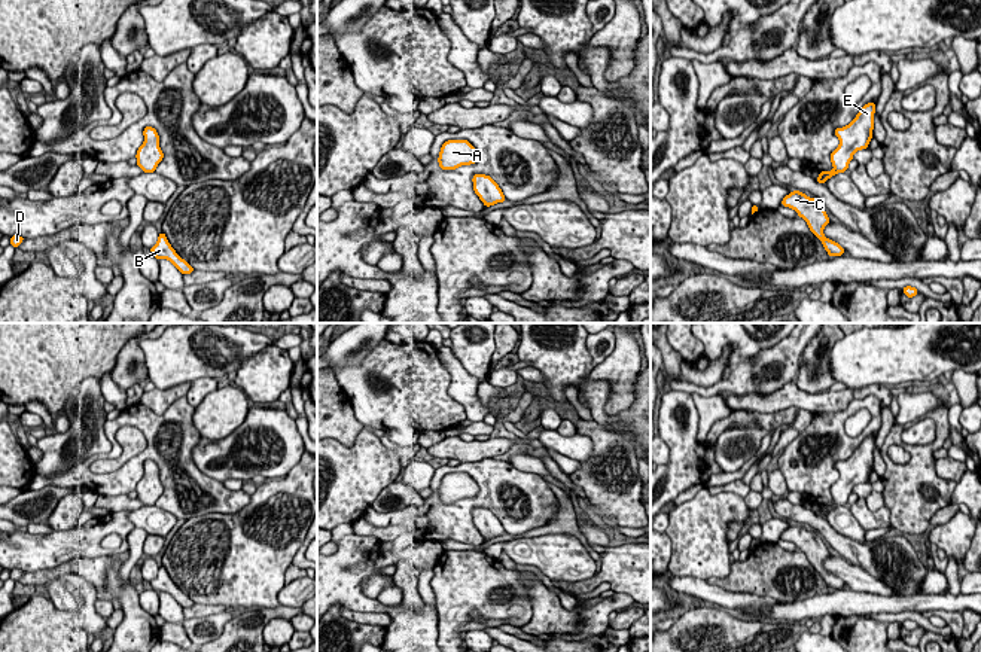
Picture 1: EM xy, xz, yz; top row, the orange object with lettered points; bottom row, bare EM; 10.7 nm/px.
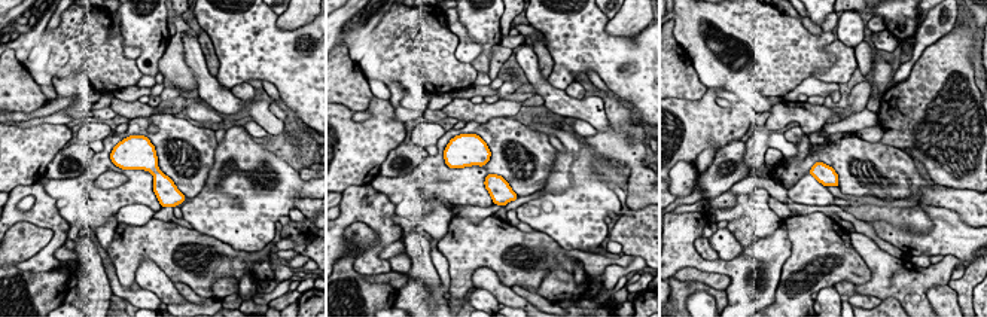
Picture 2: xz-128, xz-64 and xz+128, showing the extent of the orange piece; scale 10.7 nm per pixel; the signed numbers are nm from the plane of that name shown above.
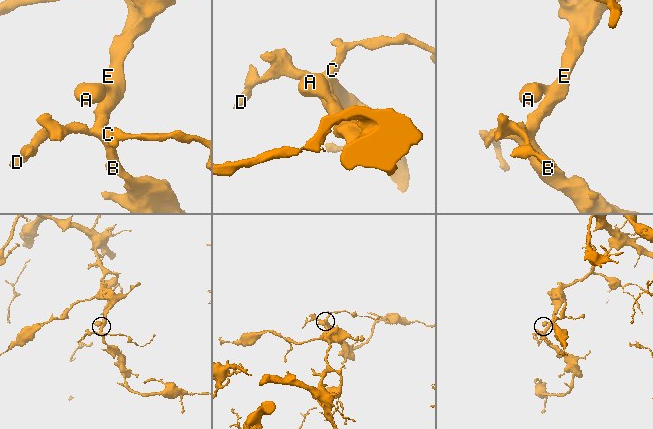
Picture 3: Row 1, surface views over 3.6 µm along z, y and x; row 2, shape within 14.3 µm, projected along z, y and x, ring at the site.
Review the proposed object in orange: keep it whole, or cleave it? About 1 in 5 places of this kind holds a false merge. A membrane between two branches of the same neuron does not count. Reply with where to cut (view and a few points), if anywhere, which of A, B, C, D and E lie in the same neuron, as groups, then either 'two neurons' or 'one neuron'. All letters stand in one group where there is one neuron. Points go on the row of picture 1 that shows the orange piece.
cut none; groups A B C D E; one neuron

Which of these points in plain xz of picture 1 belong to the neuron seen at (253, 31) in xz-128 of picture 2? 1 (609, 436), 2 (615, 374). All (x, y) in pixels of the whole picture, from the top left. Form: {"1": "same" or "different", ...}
{"1": "different", "2": "different"}

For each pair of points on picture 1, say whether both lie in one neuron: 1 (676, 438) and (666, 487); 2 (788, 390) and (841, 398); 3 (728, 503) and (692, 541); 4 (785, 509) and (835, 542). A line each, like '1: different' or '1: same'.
1: same
2: same
3: same
4: same

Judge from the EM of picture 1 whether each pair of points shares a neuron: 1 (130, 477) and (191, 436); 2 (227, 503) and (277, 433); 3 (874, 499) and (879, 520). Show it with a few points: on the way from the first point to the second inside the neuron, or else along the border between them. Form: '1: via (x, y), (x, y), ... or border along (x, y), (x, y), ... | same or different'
1: via (145, 454), (152, 447), (160, 423), (173, 419) | same
2: border along (194, 462), (206, 475), (222, 483) | different
3: border along (864, 499), (871, 509), (883, 506) | different

